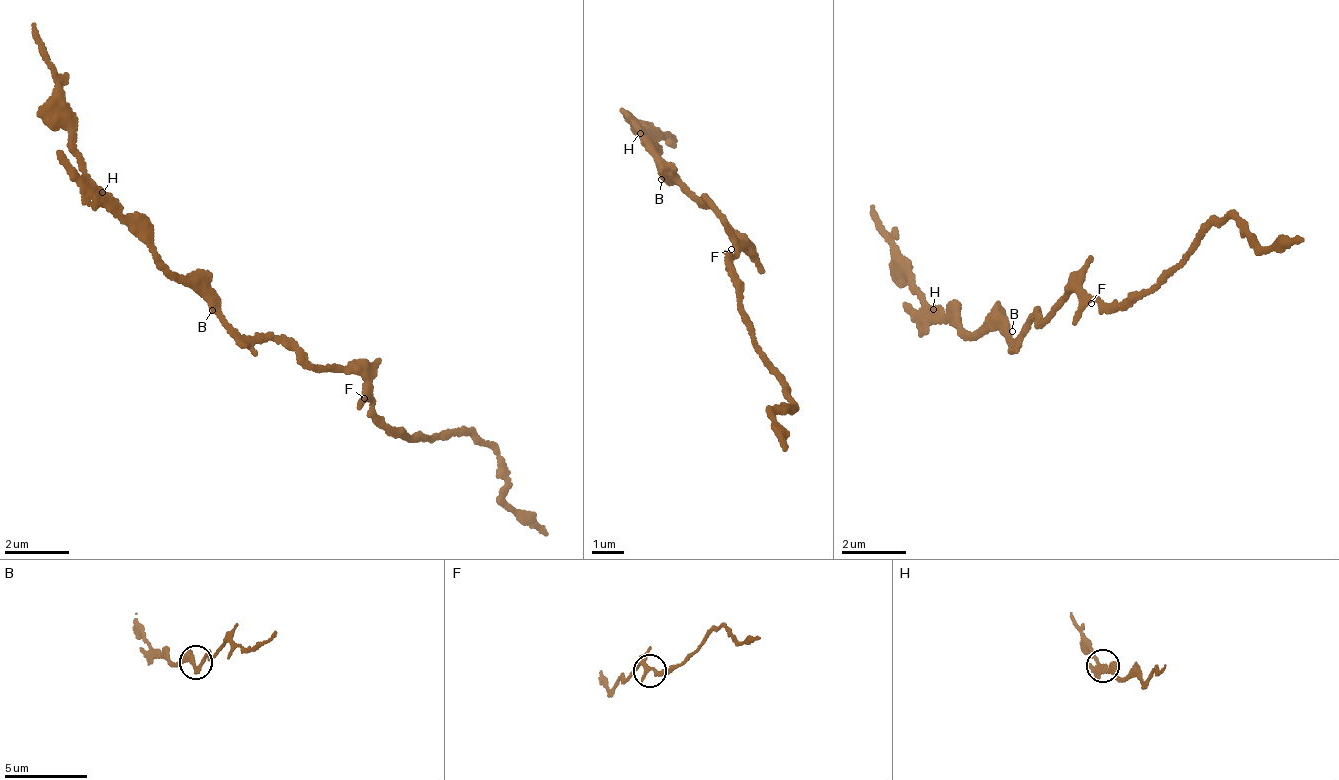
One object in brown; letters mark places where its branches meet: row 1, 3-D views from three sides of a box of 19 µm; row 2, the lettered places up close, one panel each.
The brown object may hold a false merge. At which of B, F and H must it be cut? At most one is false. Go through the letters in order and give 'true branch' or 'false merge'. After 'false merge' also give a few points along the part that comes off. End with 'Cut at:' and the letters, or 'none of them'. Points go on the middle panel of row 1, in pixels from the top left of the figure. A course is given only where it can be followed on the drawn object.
B: true branch
F: true branch
H: false merge; course (641, 129), (673, 142)
Cut at: H

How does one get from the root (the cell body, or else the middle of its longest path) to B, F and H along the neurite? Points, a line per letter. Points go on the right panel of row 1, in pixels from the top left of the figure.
B: (1031, 323), (1027, 321), (1016, 338), (1008, 335), (1012, 331)
F: (1031, 323), (1042, 323), (1069, 294), (1076, 292), (1091, 303)
H: (1031, 323), (1027, 321), (1016, 338), (1001, 331), (975, 335), (930, 310)

